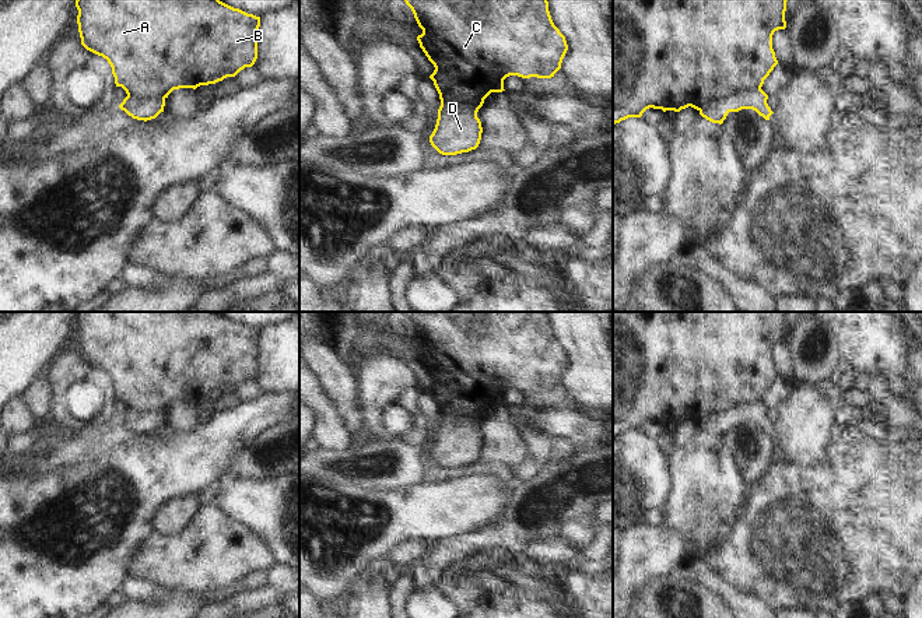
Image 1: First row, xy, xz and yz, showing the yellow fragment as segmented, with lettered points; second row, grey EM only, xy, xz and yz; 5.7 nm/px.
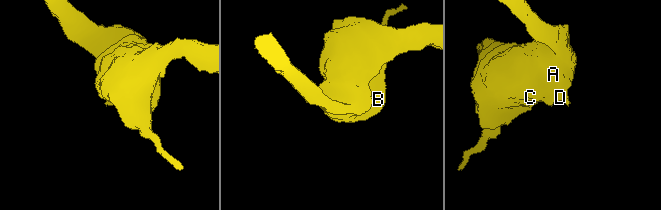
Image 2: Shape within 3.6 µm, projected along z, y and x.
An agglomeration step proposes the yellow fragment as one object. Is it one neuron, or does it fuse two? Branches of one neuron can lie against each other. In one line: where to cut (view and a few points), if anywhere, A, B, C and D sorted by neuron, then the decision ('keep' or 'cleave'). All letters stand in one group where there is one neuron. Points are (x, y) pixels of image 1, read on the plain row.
cut in yz along (760, 401), (735, 404), (719, 413), (710, 414), (700, 424); A B C / D; cleave

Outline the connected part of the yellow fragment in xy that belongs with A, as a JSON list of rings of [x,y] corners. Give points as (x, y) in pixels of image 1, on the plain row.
[[[77,312],[81,358],[108,373],[116,400],[136,411],[168,411],[173,403],[215,397],[235,390],[257,372],[260,330],[218,312]]]

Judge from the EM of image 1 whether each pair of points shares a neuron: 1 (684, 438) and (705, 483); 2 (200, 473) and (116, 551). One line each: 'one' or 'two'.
1: two
2: one

